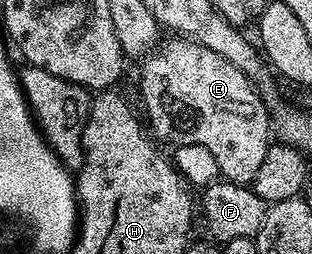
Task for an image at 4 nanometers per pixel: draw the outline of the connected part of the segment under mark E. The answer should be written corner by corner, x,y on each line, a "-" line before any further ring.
177,36
171,39
171,42
163,41
156,52
141,63
142,102
150,117
149,133
159,143
171,142
171,147
174,148
184,144
204,144
204,148
208,148
208,152
216,156
218,173
225,181
253,183
256,172
260,172
260,164
264,164
264,156
272,145
272,114
268,106
266,110
258,95
259,87
250,81
247,74
240,72
236,64
224,60
224,56
216,56
212,48
204,48

